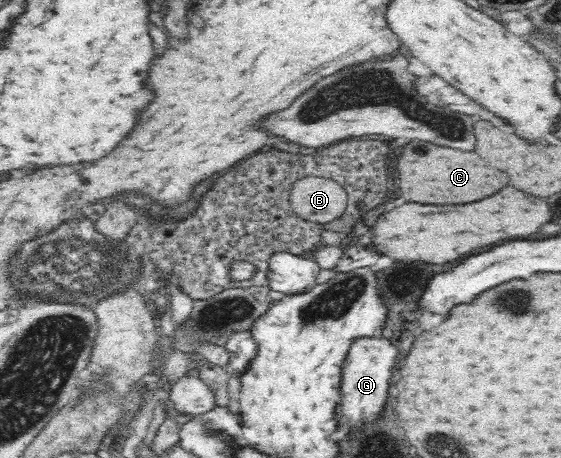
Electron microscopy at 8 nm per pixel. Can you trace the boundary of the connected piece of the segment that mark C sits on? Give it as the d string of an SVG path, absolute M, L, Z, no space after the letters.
M408 140L399 157L399 193L407 203L425 205L465 205L485 199L505 185L509 175L487 167L475 151L459 151L451 147L437 147L427 141Z

